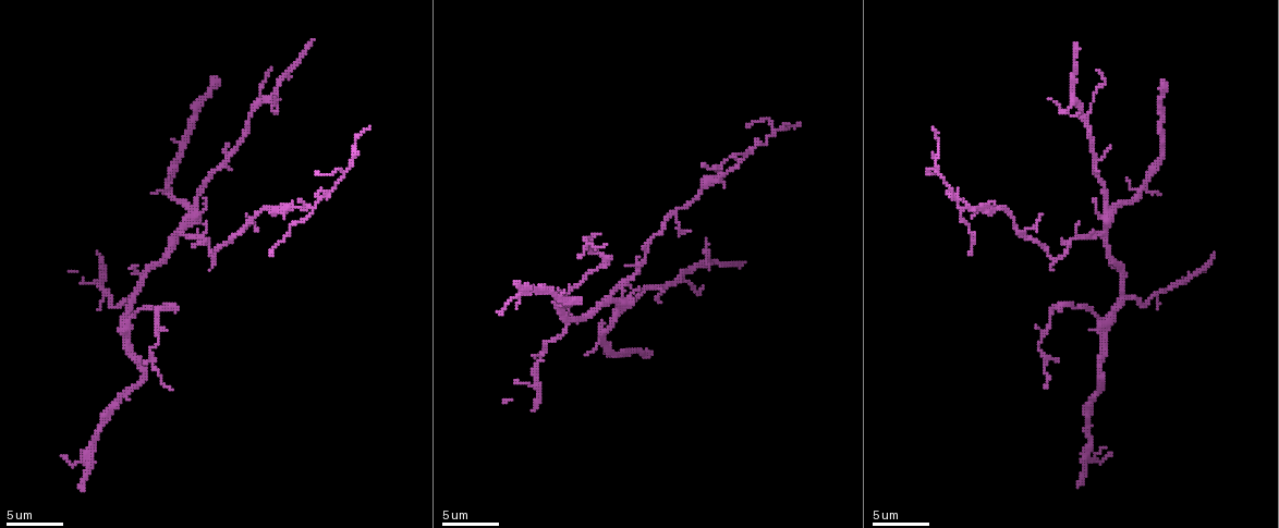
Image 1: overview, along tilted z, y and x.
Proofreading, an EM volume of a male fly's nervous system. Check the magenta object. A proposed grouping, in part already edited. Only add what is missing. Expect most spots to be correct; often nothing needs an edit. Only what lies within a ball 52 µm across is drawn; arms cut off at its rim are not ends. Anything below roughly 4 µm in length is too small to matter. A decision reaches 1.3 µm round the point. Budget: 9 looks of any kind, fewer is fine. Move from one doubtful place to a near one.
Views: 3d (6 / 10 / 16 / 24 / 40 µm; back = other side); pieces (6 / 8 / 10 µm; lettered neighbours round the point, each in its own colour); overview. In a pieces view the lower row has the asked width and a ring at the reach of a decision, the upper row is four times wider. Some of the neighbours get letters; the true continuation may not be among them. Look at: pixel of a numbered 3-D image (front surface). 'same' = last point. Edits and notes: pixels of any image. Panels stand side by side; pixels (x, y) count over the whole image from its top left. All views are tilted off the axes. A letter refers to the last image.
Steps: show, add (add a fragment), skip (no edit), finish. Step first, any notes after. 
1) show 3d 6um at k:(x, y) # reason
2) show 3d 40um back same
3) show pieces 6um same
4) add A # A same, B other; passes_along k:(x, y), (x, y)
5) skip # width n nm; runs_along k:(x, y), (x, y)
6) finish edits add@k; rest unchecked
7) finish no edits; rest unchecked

show 3d 6um at 1:(800, 125) # free end

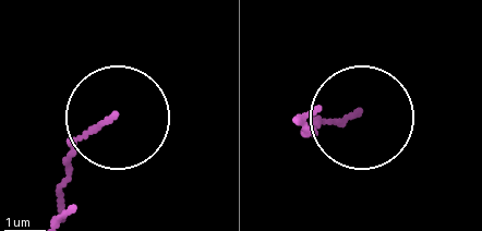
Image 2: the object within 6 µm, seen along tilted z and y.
show pieces 10um at 2:(354, 114)

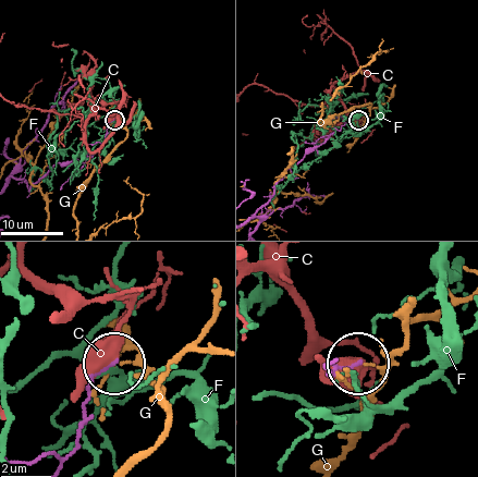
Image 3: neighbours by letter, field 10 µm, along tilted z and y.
skip # C other, F other, G other; none of them fits

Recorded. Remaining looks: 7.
show pieces 6um at 1:(1078, 223) # free end

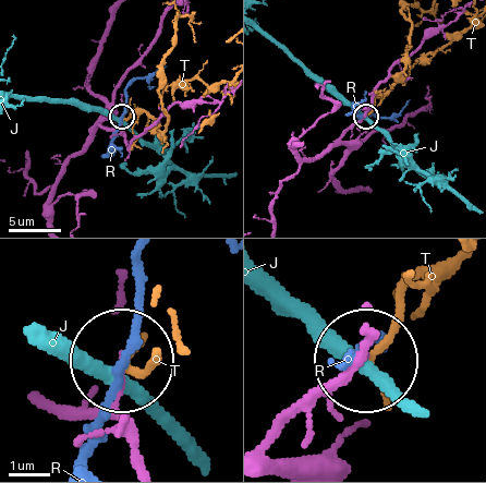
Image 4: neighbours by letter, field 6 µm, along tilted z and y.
skip # J other, R other, T other; runs_along 4:(55, 405), (104, 402), (124, 367); none of them fits

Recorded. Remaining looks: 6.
show pieces 6um at 1:(1127, 179) # tapers out

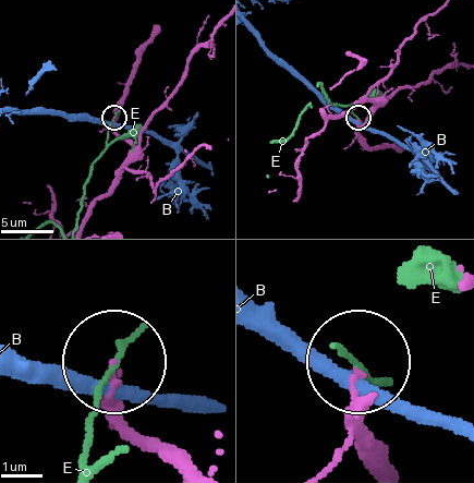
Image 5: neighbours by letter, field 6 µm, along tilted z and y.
skip # width 110 nm; B other, E other; runs_along 5:(162, 459), (113, 396), (114, 362); no lettered fragment goes on from it

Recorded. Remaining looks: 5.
show pieces 8um at 1:(133, 265) # tapers out

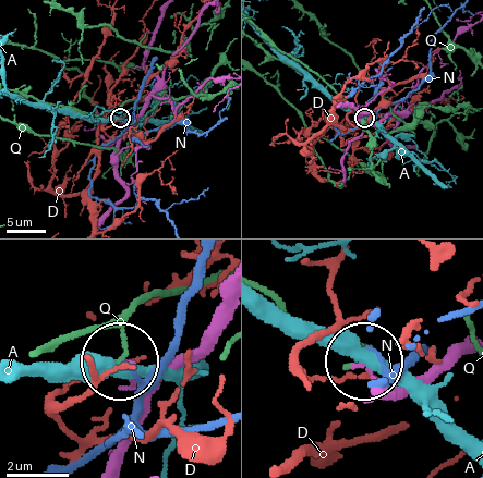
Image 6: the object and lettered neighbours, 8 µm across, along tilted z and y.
skip # A other, D other, N other, Q other; none of them fits

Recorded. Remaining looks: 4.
finish no edits; rest unchecked

